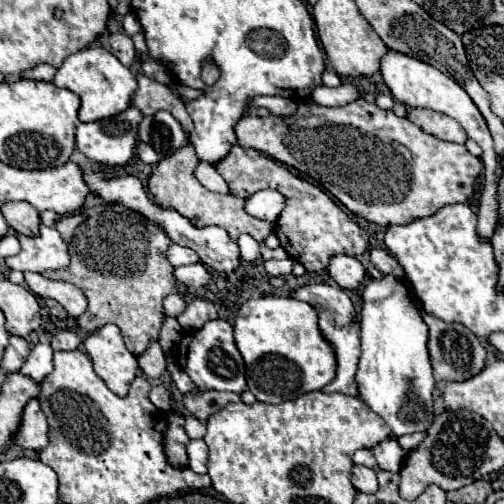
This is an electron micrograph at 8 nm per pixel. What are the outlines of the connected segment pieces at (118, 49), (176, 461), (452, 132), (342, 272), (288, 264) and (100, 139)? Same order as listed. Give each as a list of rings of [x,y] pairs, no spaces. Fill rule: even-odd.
[[[113,33],[113,35],[109,37],[109,45],[111,45],[111,49],[113,49],[113,55],[115,55],[123,65],[129,67],[129,65],[137,59],[133,41],[131,41],[125,33]]]
[[[167,415],[167,429],[163,431],[163,449],[173,467],[187,465],[187,453],[185,443],[189,441],[185,429],[183,429],[183,417],[181,415]]]
[[[409,109],[409,115],[407,115],[409,121],[413,121],[417,127],[421,127],[423,131],[443,139],[443,141],[453,141],[453,143],[465,143],[467,139],[467,133],[463,131],[463,127],[443,115],[443,113],[437,113],[437,111],[431,111],[431,109]]]
[[[333,255],[327,271],[331,279],[343,289],[357,289],[365,277],[363,265],[355,257],[349,257],[349,255]]]
[[[285,257],[285,259],[269,259],[265,261],[265,271],[271,275],[271,277],[285,277],[291,273],[295,261],[291,257]]]
[[[131,105],[127,111],[113,115],[109,119],[101,119],[101,121],[93,121],[93,123],[79,123],[77,125],[77,147],[79,151],[83,151],[93,163],[99,165],[125,165],[127,161],[131,161],[135,157],[135,147],[137,147],[137,127],[143,119],[143,113]]]

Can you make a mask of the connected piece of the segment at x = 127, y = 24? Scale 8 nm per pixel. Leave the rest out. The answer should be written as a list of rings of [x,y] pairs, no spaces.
[[[133,12],[125,15],[125,19],[123,19],[123,29],[125,29],[125,33],[127,33],[129,37],[133,37],[133,35],[137,35],[137,33],[141,31],[141,23],[139,23],[139,19],[135,17]]]

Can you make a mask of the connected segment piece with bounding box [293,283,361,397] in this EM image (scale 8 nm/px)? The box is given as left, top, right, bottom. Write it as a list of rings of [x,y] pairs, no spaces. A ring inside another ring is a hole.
[[[315,283],[305,285],[297,291],[293,291],[293,297],[299,301],[305,301],[319,309],[319,327],[325,333],[325,337],[331,341],[335,355],[337,355],[337,377],[323,389],[325,393],[345,393],[345,395],[357,395],[355,385],[355,371],[357,371],[357,359],[359,359],[359,331],[355,327],[355,307],[347,293],[341,287],[333,287],[327,283]]]

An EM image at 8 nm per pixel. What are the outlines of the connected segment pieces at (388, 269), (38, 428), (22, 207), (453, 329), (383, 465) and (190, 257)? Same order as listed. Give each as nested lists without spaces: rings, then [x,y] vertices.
[[[371,249],[371,263],[381,271],[381,273],[393,273],[393,275],[405,275],[405,269],[397,263],[397,259],[393,259],[393,255],[389,255],[387,249]]]
[[[31,399],[25,405],[23,423],[15,435],[15,443],[33,451],[41,451],[49,445],[49,425],[37,399]]]
[[[5,203],[1,205],[3,217],[9,227],[13,227],[21,235],[37,235],[41,227],[41,217],[35,207],[29,203]]]
[[[423,313],[423,321],[429,327],[429,355],[431,355],[437,383],[439,381],[465,381],[483,369],[487,351],[481,339],[477,339],[477,335],[473,335],[465,325],[445,323],[441,319],[433,319],[433,315],[429,313]]]
[[[385,439],[381,443],[377,443],[377,447],[371,449],[375,459],[377,459],[377,465],[379,469],[385,469],[385,471],[391,471],[391,473],[399,473],[401,469],[401,463],[405,459],[405,451],[401,449],[401,445],[397,443],[397,439]]]
[[[175,243],[169,245],[169,249],[167,249],[165,255],[167,255],[167,259],[169,259],[169,263],[171,263],[173,267],[191,265],[191,263],[197,263],[197,261],[199,261],[199,257],[197,257],[197,253],[195,253],[193,249],[183,247],[183,245],[175,245]]]

